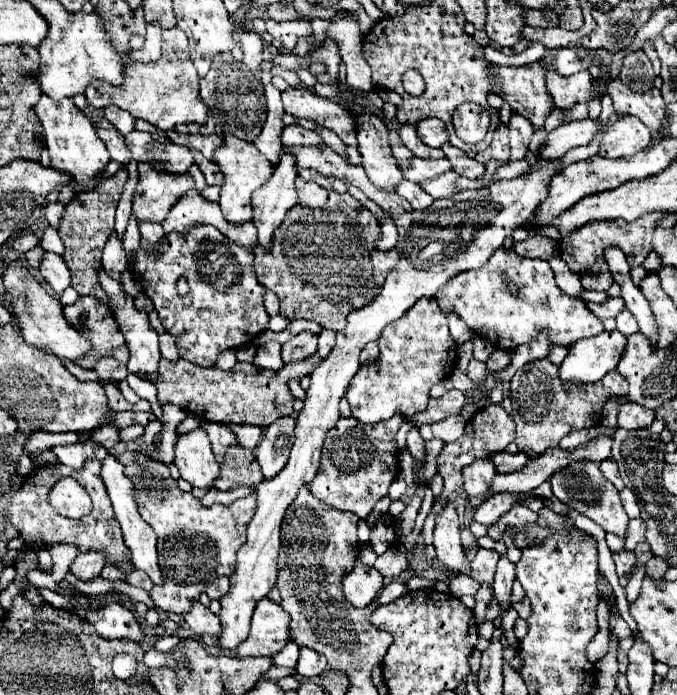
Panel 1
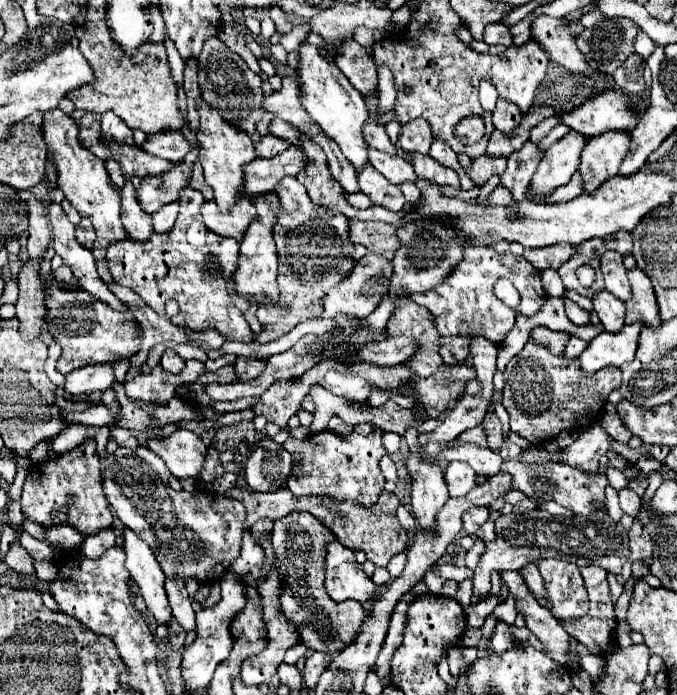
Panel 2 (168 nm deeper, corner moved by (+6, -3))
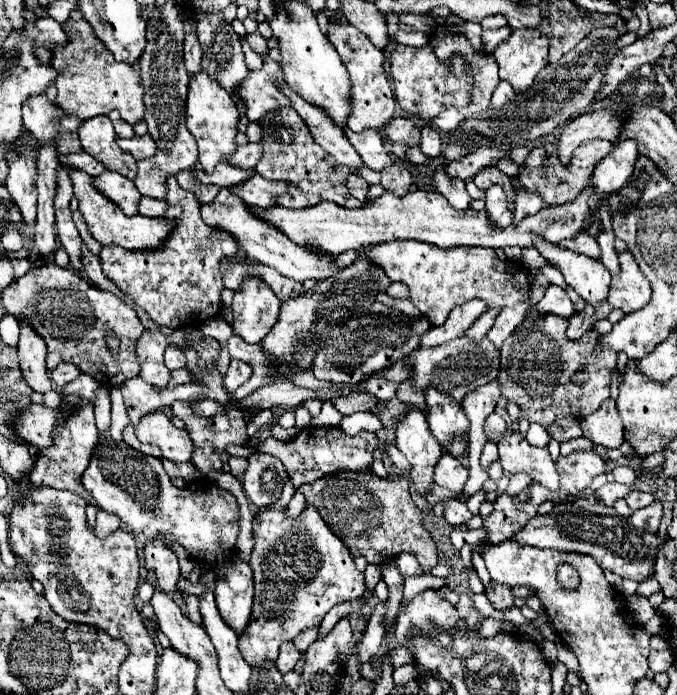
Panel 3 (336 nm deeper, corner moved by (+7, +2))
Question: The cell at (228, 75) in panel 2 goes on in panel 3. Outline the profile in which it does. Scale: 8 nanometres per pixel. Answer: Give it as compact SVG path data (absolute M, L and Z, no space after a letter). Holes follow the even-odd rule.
M205 12L205 14L197 14L197 36L199 36L199 42L201 42L201 48L203 48L203 60L201 60L201 68L221 84L221 88L225 88L231 98L235 100L237 108L239 108L239 114L245 114L245 104L243 100L235 94L235 88L247 78L249 74L249 68L245 64L245 56L243 56L243 48L241 48L241 42L239 42L239 36L235 34L235 30L231 26L225 26L223 22L223 14L211 14L211 12Z

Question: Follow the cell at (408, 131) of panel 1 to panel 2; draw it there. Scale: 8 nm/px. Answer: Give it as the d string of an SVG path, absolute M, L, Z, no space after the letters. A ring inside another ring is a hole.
M414 153L412 155L412 165L414 165L414 171L416 171L416 175L420 179L426 179L426 181L430 181L434 185L448 185L452 189L462 189L456 171L440 165L438 161L432 161L430 155Z

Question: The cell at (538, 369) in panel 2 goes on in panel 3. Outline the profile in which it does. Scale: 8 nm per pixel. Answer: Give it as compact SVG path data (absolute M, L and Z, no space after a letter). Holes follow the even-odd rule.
M549 314L537 322L523 322L503 344L501 348L501 366L499 366L499 384L501 394L507 400L513 400L521 414L521 420L537 422L543 428L549 428L561 416L585 418L589 412L595 412L605 398L609 398L609 384L617 368L617 354L611 348L597 348L599 334L587 332L581 340L565 340L565 318Z

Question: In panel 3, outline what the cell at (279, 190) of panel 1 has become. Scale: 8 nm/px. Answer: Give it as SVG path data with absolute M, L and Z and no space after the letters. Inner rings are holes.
M247 274L241 282L241 288L235 290L231 308L235 314L233 332L247 344L257 344L277 322L281 300L259 276Z

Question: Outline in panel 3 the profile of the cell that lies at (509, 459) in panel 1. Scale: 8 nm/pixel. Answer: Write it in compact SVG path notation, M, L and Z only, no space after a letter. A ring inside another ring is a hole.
M429 388L425 398L431 408L431 412L427 416L429 428L435 436L435 440L445 450L451 448L453 434L463 434L465 440L469 440L469 420L465 420L465 414L461 412L459 402L449 400L449 396L441 396L441 392L437 392L435 388Z

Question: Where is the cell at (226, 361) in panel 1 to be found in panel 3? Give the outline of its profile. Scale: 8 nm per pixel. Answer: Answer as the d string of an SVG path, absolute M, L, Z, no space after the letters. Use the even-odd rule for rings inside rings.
M145 330L137 340L137 356L141 362L141 380L149 382L153 388L165 388L171 380L171 370L163 362L163 352L167 346L167 336L159 330Z

